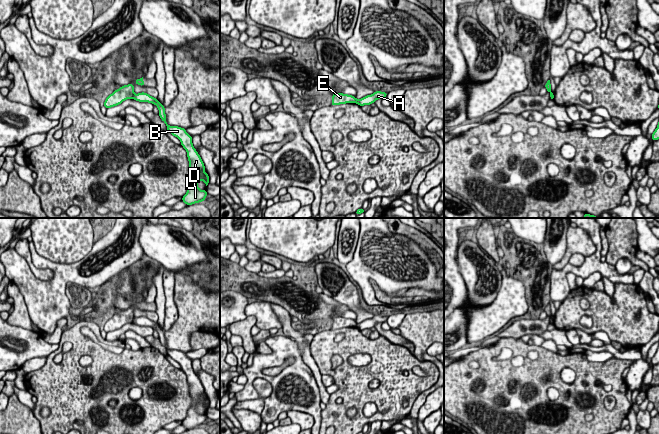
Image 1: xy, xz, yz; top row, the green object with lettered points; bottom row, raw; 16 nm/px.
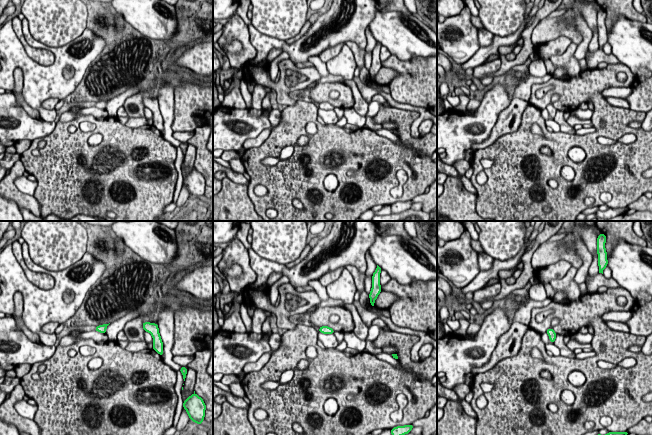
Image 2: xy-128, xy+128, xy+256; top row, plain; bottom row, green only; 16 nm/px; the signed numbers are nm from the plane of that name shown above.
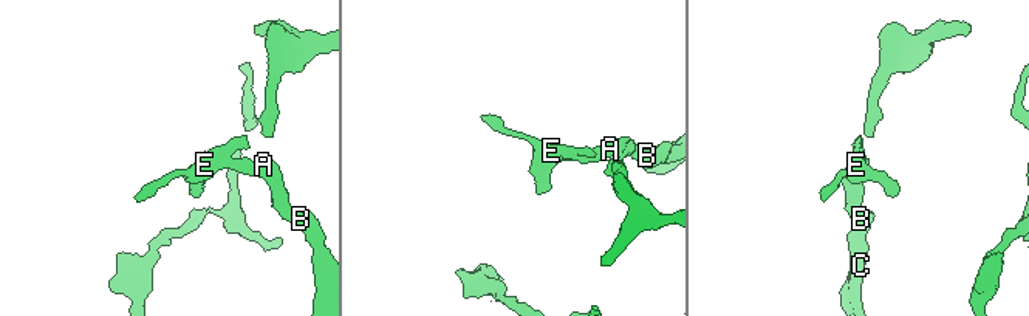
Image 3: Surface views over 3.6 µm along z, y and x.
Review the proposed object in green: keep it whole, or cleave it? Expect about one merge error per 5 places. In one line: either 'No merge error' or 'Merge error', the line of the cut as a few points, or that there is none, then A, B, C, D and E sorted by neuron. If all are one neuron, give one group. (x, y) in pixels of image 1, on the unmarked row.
Merge error. Split along xy (134, 318), (131, 322). Groups: A B C D / E

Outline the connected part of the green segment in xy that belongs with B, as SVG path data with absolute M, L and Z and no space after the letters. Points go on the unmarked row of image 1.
M145 316L134 318L133 322L139 326L148 326L155 328L159 334L159 340L161 344L166 348L167 355L173 360L177 361L181 365L181 370L186 374L189 385L189 393L193 400L192 406L188 409L187 417L182 421L182 424L186 429L193 429L195 427L203 426L207 421L207 415L200 414L198 411L198 405L202 404L206 410L209 408L210 401L204 395L205 389L194 372L192 367L192 360L186 356L186 353L178 350L170 350L166 346L165 331L157 322L153 322Z

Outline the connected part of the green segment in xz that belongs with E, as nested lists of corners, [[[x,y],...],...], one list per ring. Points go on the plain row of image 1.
[[[334,317],[332,319],[332,330],[346,328],[346,327],[356,327],[357,323],[355,320],[343,318],[343,317]]]

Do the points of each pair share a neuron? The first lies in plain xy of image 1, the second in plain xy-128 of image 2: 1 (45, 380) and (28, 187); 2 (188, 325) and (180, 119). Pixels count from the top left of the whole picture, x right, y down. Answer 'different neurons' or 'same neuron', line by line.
1: different neurons
2: same neuron

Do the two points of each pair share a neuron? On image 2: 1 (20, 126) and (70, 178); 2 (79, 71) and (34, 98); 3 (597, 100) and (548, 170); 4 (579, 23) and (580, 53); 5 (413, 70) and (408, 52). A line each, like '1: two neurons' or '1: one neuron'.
1: two neurons
2: one neuron
3: one neuron
4: one neuron
5: two neurons

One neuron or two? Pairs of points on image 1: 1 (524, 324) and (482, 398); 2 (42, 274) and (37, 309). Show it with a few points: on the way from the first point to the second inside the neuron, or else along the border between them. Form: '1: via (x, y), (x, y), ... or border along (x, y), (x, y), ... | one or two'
1: border along (520, 337), (501, 338) | two
2: border along (26, 261), (36, 277), (50, 280), (54, 276) | two

